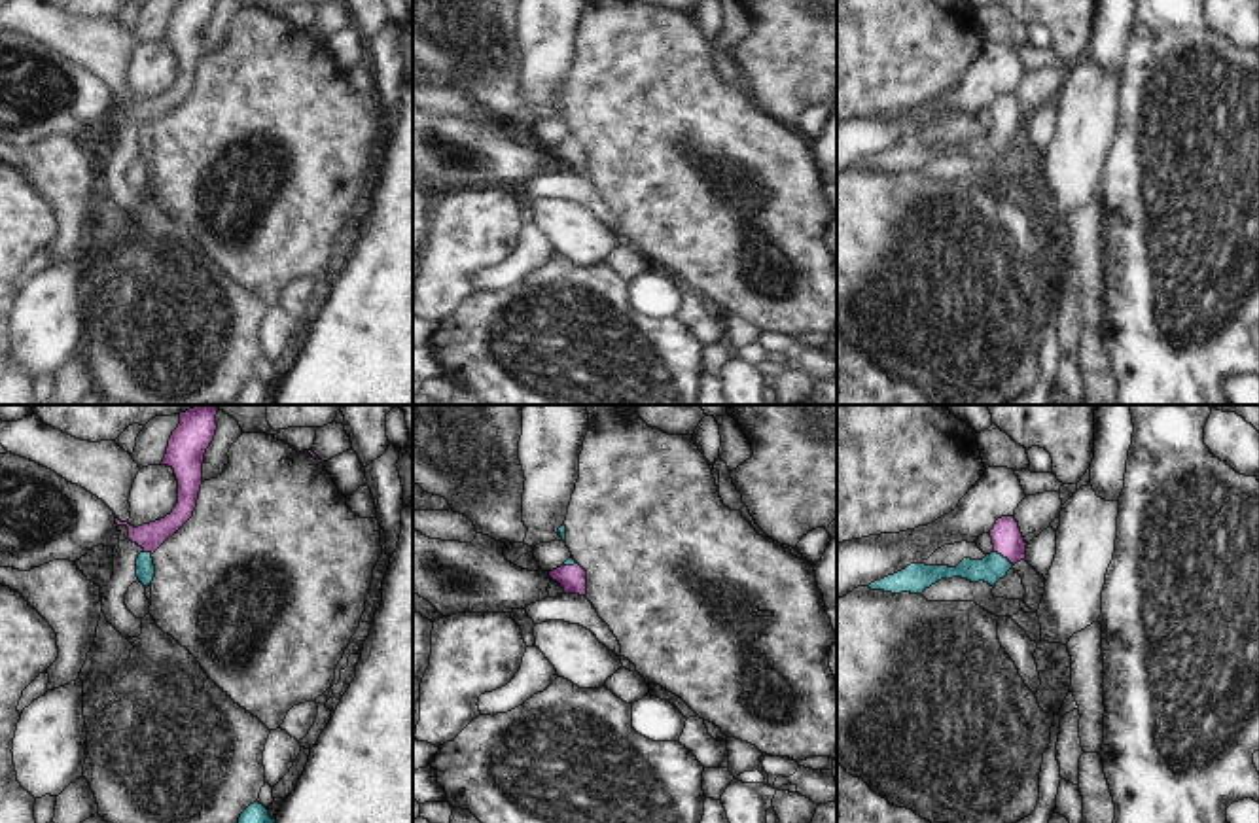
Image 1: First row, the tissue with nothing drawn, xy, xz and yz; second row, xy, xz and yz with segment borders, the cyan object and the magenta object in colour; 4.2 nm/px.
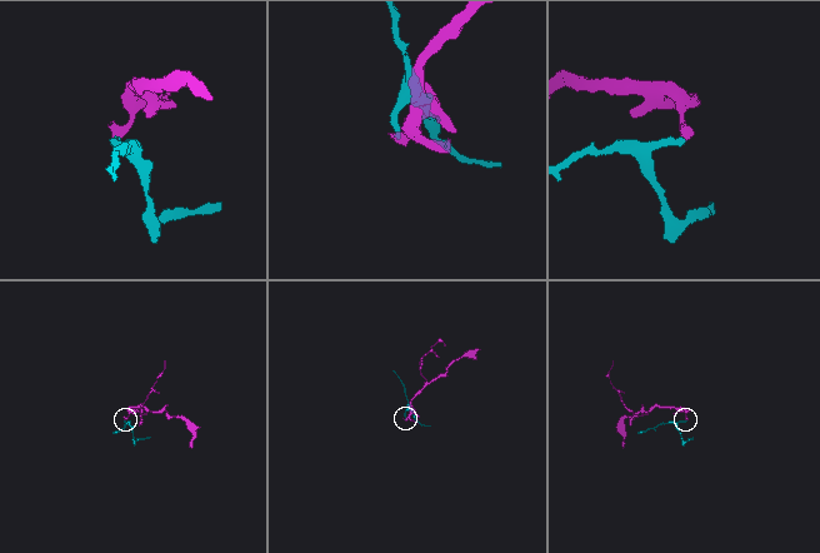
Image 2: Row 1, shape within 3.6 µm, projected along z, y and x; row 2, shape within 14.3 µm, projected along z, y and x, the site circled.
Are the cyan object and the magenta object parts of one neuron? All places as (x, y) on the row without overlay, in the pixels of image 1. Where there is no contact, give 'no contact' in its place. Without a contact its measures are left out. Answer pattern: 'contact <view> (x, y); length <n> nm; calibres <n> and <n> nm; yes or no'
contact yz (1002, 133); length 110 nm; calibres 120 and 130 nm; yes

